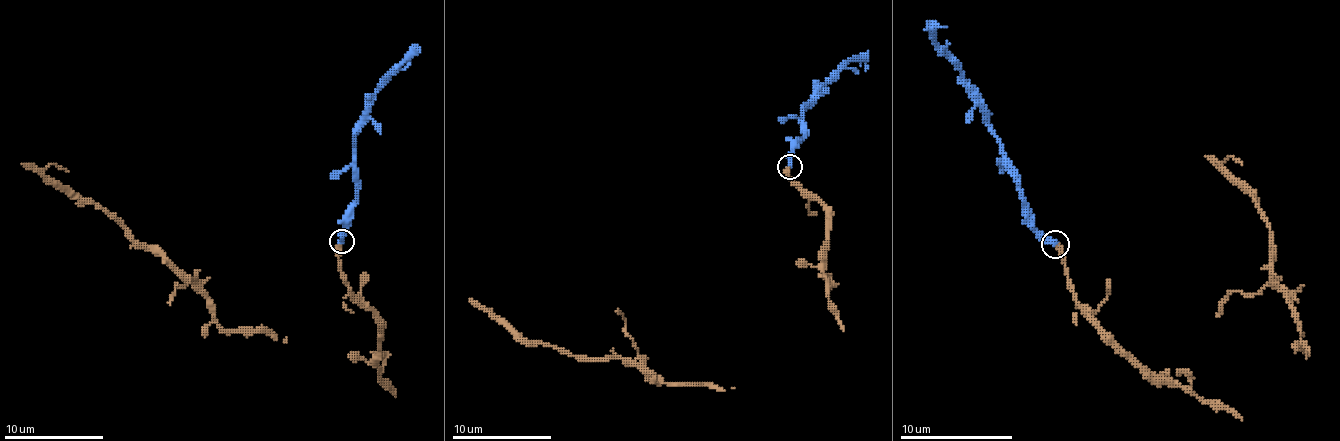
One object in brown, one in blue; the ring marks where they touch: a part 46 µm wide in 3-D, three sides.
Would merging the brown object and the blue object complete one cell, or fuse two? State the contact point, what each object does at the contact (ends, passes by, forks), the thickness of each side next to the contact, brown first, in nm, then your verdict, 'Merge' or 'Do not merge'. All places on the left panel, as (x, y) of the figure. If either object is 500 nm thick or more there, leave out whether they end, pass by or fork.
Place: (341, 241). At the ring brown ends. At the ring blue ends. Thickness 360 nm (brown) against 400 nm. Merge

